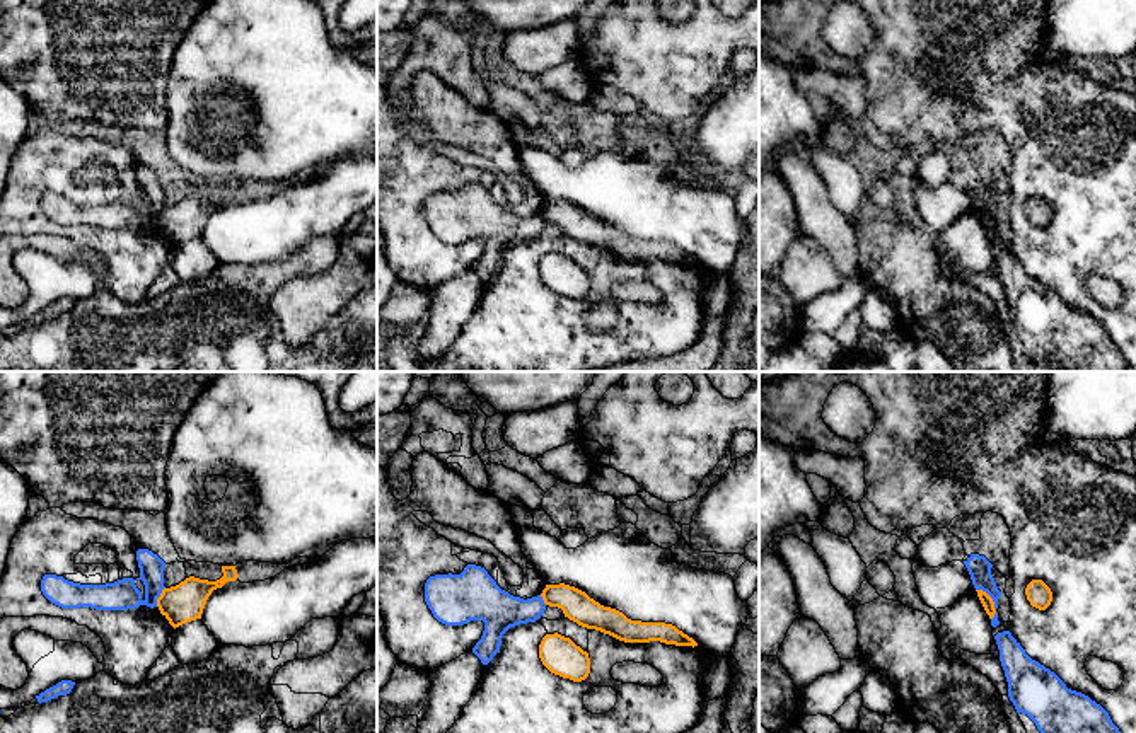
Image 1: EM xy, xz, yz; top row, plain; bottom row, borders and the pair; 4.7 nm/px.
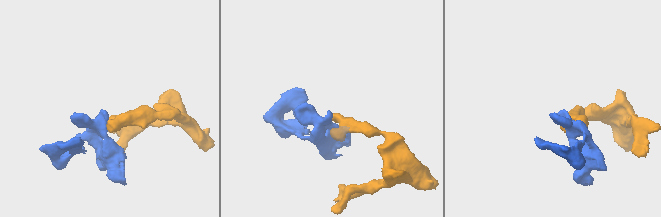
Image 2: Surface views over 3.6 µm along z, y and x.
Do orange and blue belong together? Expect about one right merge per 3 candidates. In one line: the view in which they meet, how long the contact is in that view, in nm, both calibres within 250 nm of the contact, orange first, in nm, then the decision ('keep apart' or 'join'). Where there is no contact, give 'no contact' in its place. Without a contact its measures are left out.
meets orange in yz; contact 140 nm long; 60 nm thick on the orange side, 110 nm on the other; keep apart

